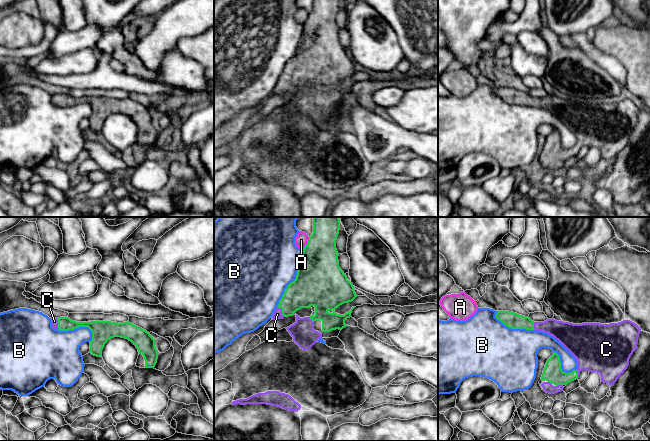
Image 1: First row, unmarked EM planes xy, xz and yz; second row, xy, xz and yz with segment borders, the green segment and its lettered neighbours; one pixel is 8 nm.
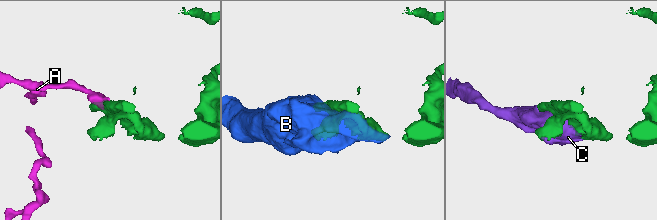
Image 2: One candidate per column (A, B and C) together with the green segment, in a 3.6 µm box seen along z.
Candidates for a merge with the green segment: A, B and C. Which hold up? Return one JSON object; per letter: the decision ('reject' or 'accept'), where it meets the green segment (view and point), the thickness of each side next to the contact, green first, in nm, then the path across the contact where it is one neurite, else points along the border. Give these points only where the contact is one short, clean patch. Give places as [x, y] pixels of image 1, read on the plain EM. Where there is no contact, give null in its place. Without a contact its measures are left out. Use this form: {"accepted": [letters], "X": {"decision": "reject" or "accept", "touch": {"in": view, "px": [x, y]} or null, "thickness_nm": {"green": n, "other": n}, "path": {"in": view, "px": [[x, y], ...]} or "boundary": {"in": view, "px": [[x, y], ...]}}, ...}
{"accepted": ["C"], "A": {"decision": "reject", "touch": {"in": "xz", "px": [307, 19]}, "thickness_nm": {"green": 300, "other": 110}, "boundary": {"in": "xz", "px": [[309, 13], [303, 25]]}}, "B": {"decision": "reject", "touch": {"in": "xy", "px": [79, 102]}, "thickness_nm": {"green": 170, "other": 320}}, "C": {"decision": "accept", "touch": {"in": "xz", "px": [282, 87]}, "thickness_nm": {"green": 260, "other": 70}}}

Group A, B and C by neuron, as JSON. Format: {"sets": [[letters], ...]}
{"sets": [["A"], ["B"], ["C"]]}

